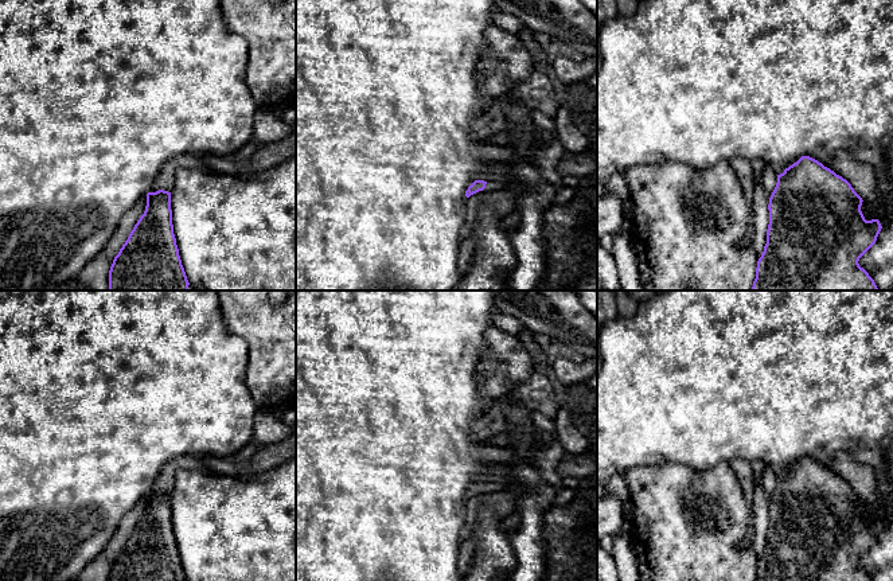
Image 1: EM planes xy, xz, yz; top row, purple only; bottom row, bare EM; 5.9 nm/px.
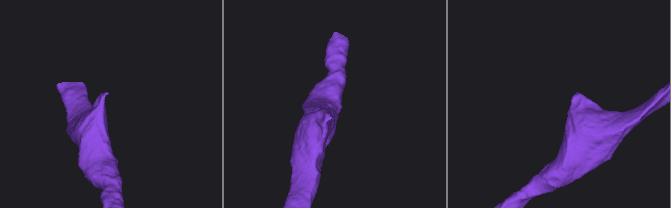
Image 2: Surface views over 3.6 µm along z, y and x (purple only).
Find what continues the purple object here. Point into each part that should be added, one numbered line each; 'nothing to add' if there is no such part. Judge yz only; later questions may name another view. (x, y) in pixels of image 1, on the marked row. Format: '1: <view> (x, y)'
nothing to add

